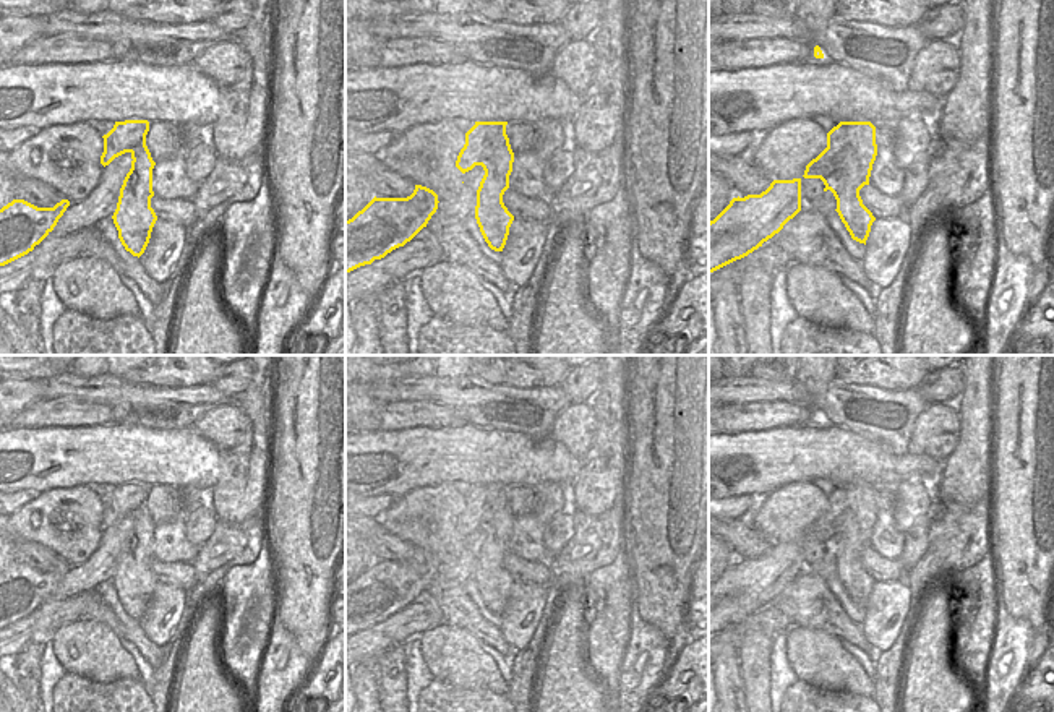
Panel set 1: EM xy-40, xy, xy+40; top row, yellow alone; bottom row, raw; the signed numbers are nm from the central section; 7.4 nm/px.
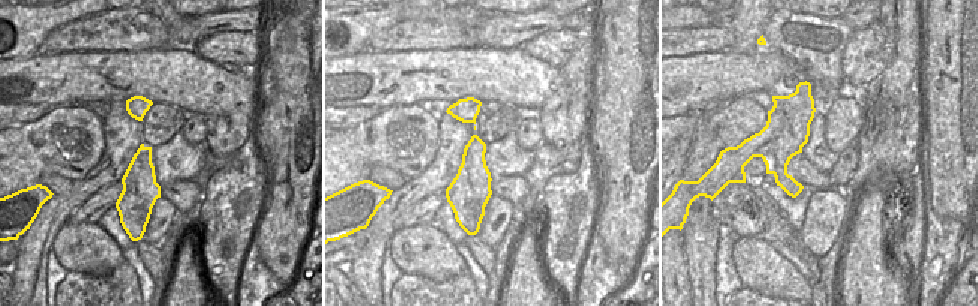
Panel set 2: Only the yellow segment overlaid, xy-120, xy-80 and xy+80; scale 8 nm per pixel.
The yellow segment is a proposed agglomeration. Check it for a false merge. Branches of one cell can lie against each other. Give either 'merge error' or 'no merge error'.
merge error

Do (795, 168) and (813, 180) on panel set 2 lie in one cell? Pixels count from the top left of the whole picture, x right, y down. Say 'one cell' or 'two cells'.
one cell

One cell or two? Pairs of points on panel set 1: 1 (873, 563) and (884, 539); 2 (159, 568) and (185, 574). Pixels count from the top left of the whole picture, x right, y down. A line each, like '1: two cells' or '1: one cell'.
1: two cells
2: one cell

